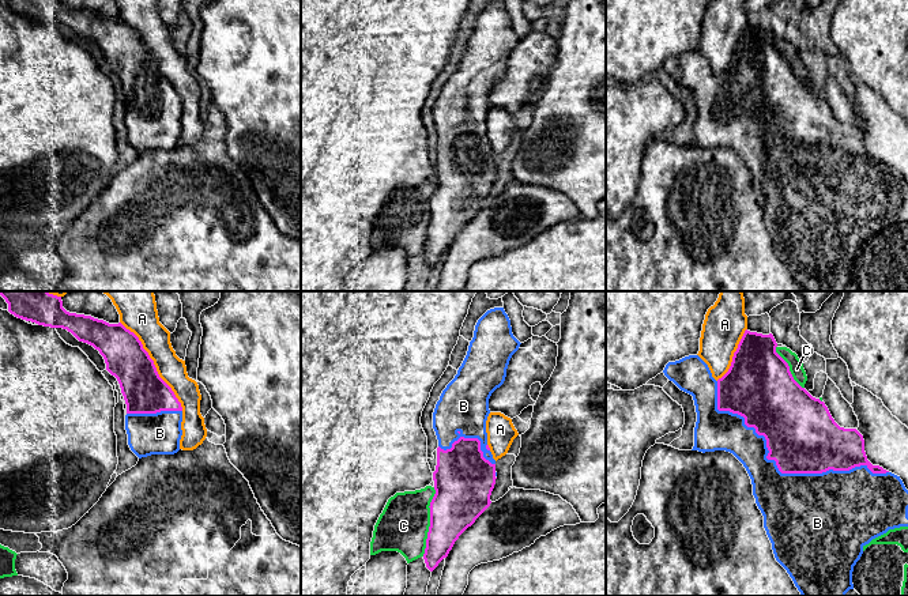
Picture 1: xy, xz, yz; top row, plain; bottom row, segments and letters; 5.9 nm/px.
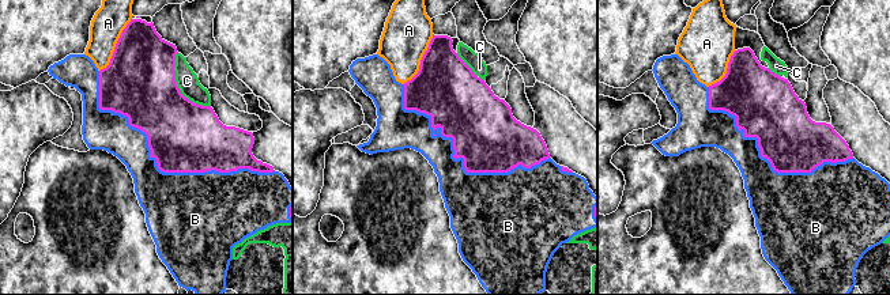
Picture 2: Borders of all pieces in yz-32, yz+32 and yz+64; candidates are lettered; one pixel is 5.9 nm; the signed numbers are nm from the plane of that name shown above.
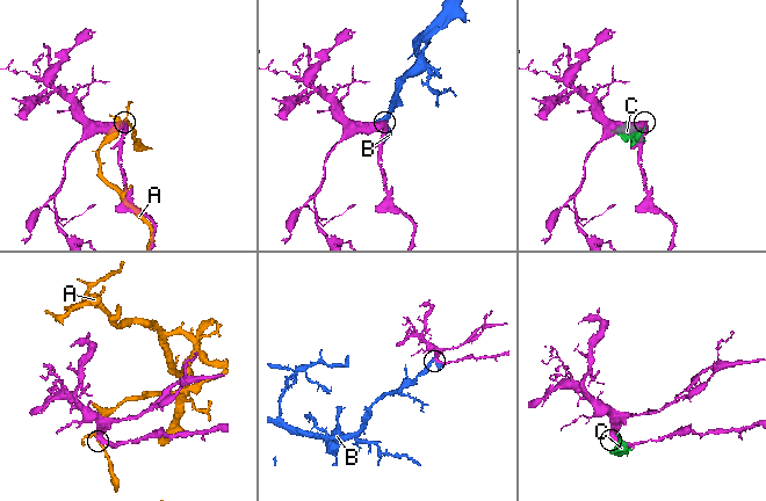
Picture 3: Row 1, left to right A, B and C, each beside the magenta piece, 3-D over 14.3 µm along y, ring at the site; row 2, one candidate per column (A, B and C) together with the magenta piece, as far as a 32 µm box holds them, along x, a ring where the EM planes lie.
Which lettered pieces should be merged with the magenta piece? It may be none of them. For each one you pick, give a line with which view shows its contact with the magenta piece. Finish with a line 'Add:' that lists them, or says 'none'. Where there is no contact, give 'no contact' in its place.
B: yz
Add: B

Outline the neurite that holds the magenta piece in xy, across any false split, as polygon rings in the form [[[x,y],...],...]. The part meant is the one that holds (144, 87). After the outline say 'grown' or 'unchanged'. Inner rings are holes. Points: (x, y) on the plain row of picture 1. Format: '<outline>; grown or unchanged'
[[[8,0],[8,7],[18,14],[50,23],[63,23],[79,37],[93,41],[103,52],[106,65],[120,79],[127,99],[125,125],[128,140],[139,152],[174,150],[180,146],[182,131],[182,102],[172,83],[159,72],[154,56],[143,44],[139,33],[121,18],[109,19],[91,11],[67,7],[63,0]]]; grown

